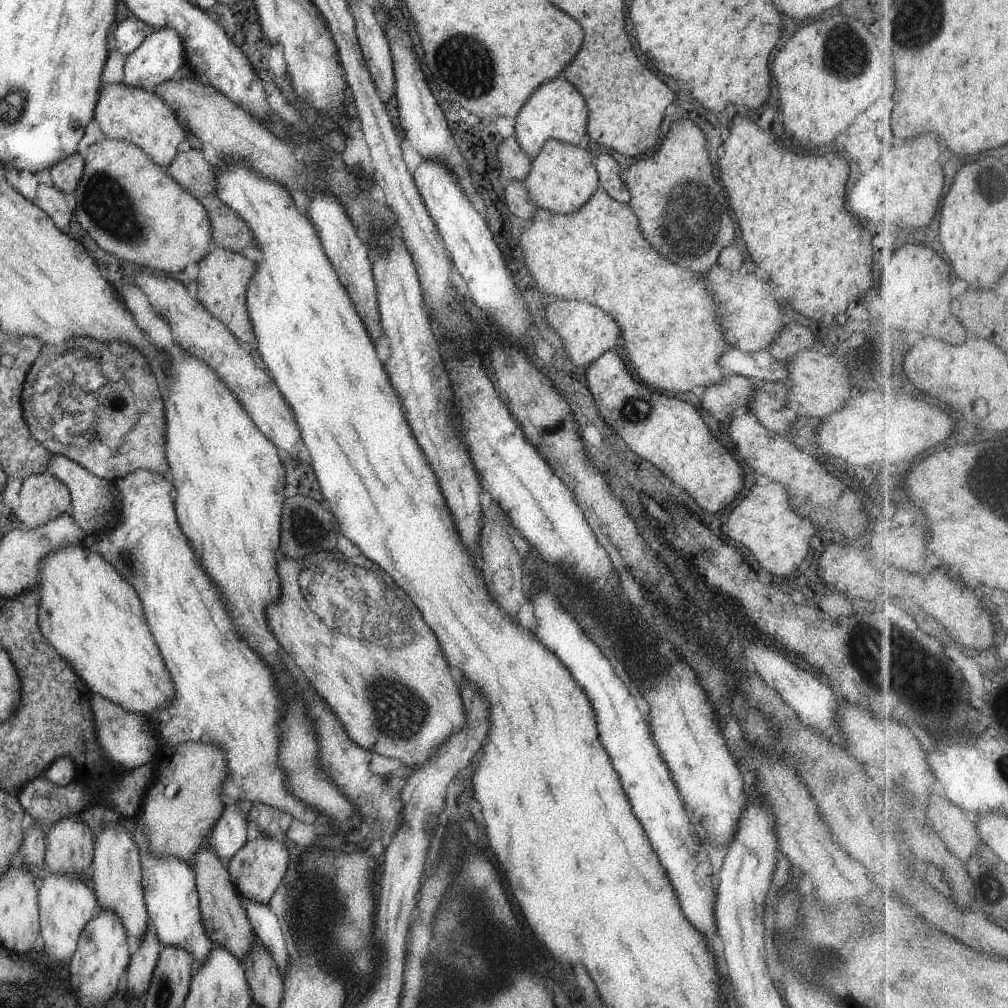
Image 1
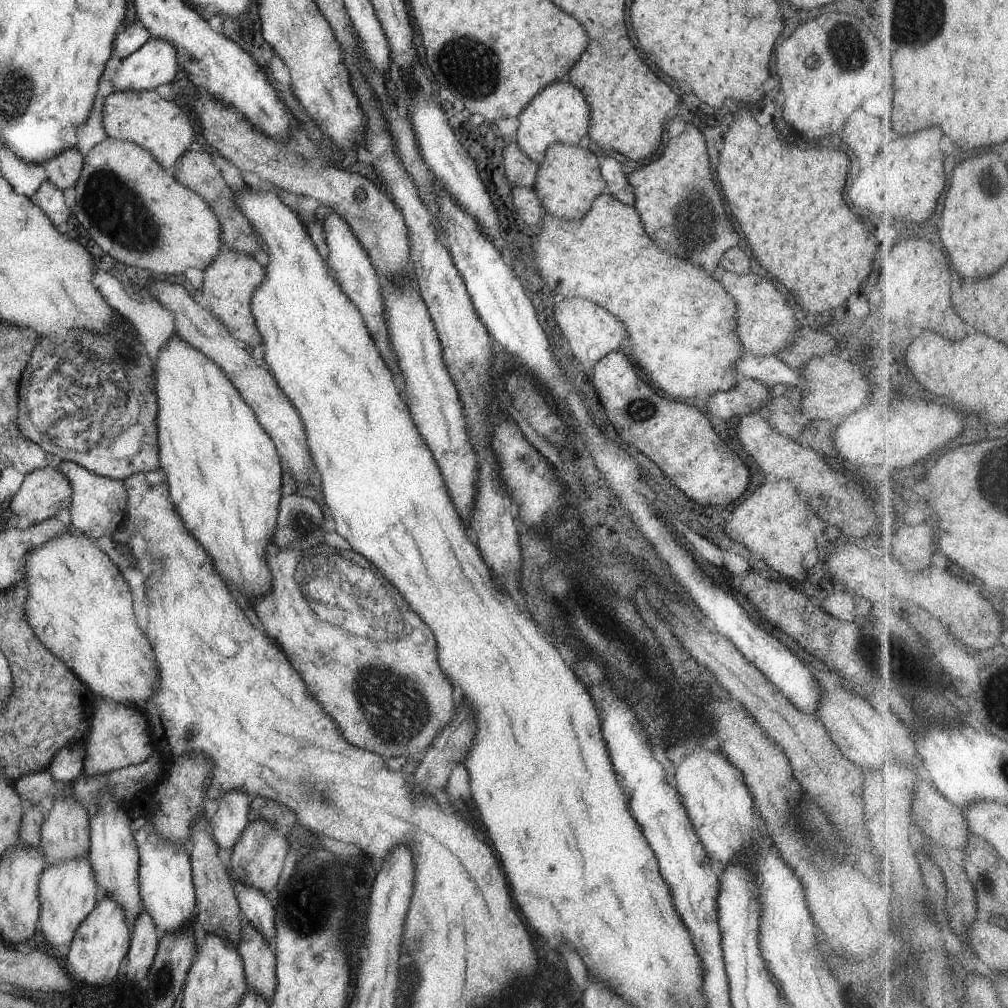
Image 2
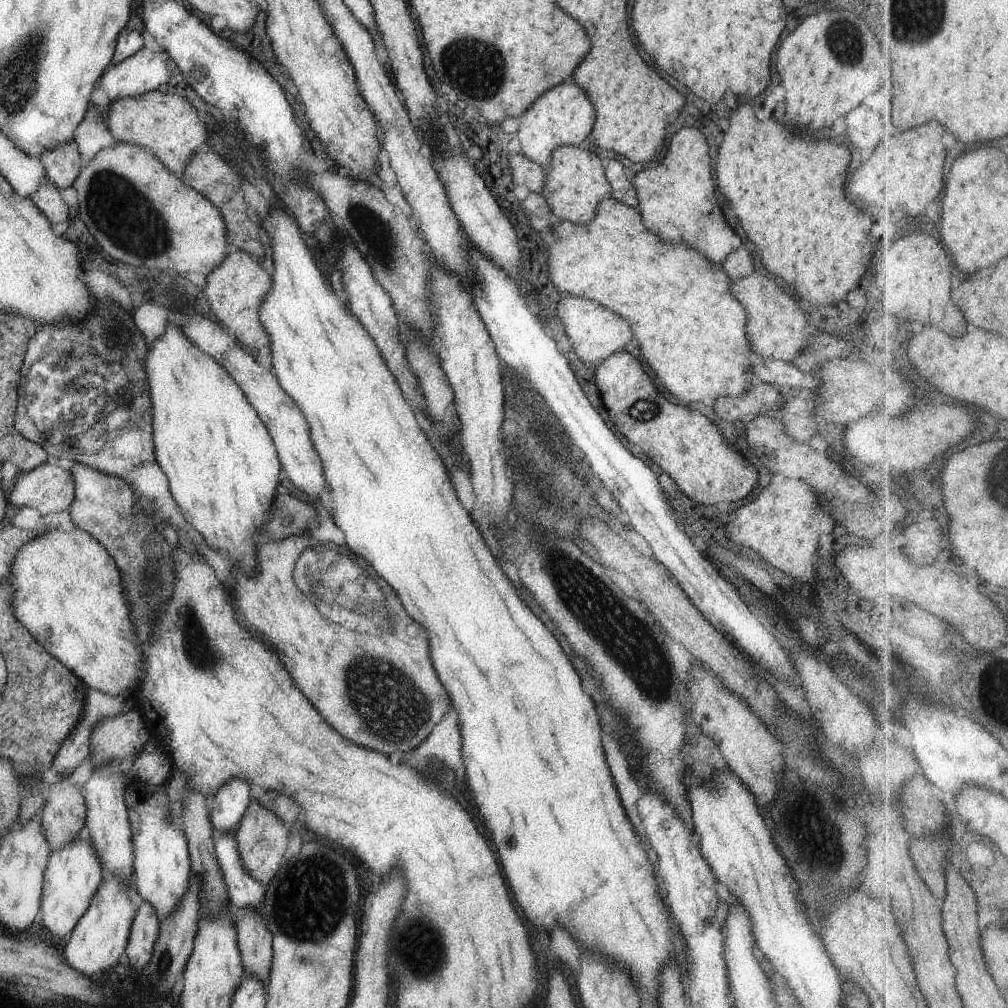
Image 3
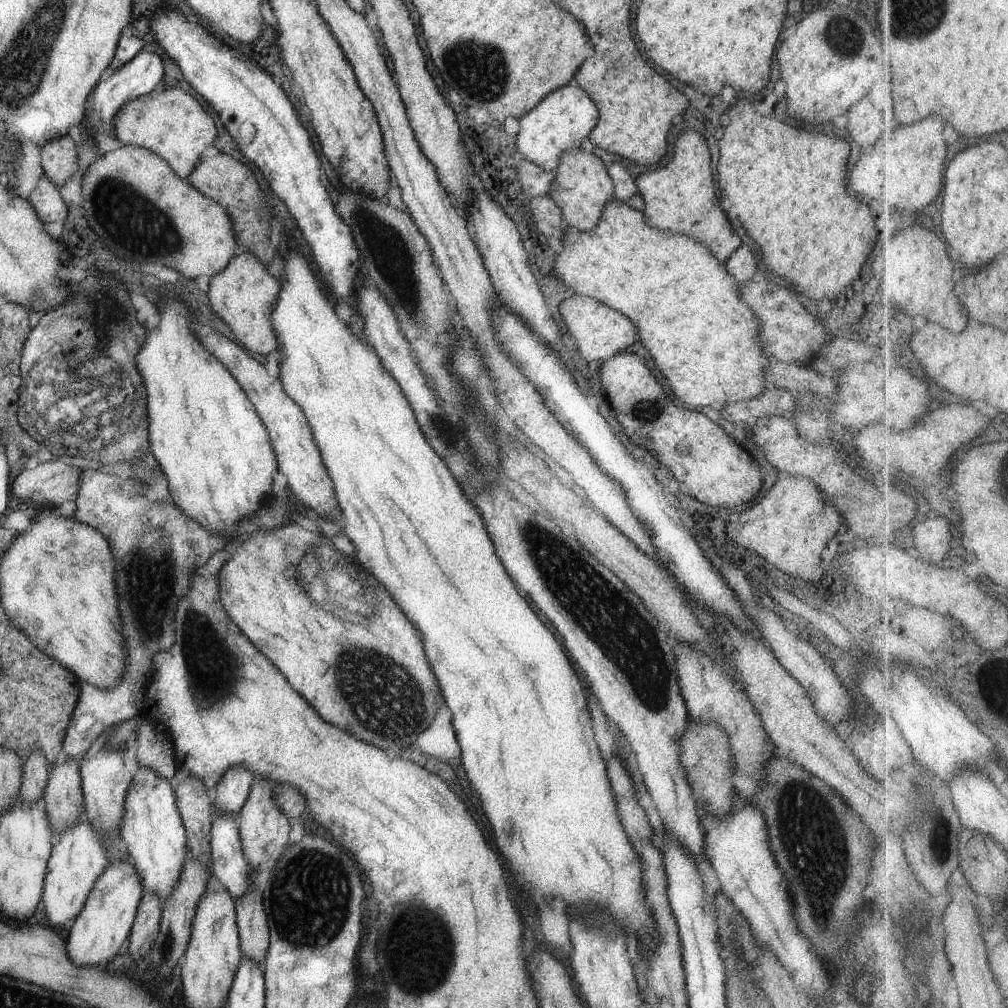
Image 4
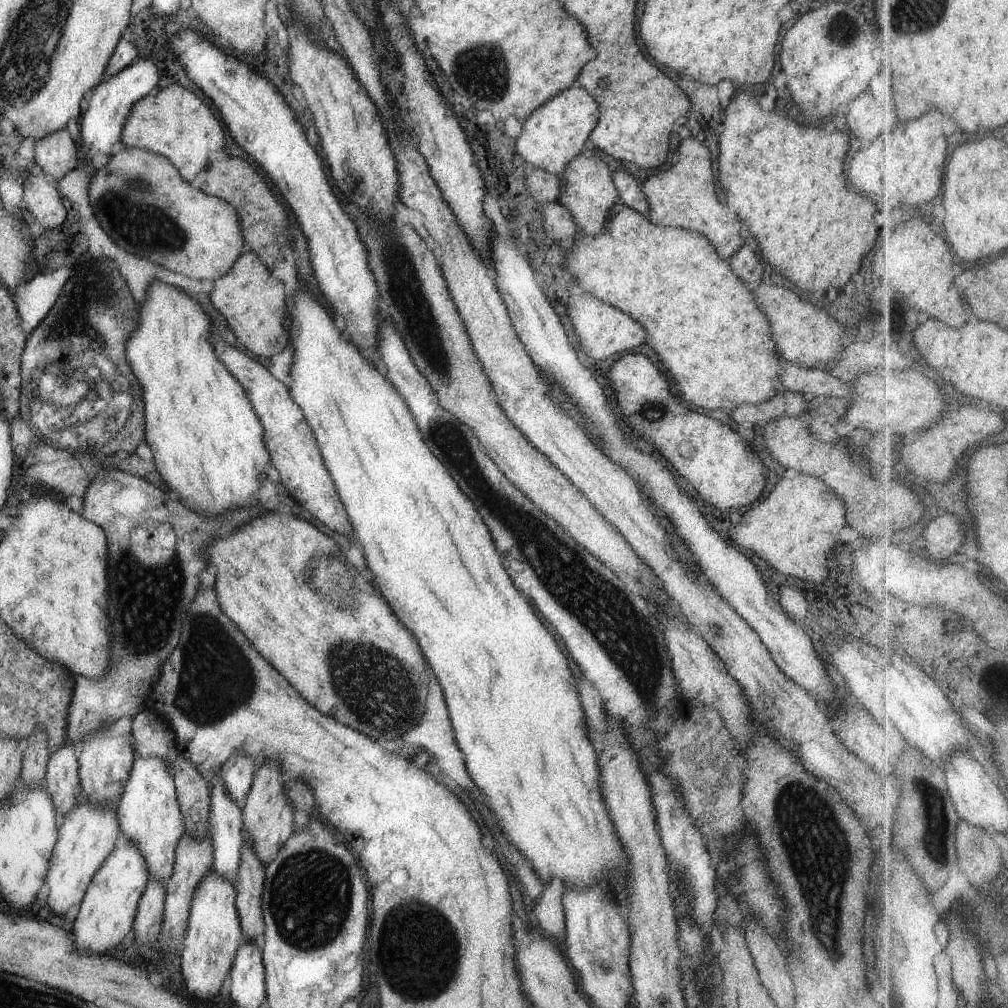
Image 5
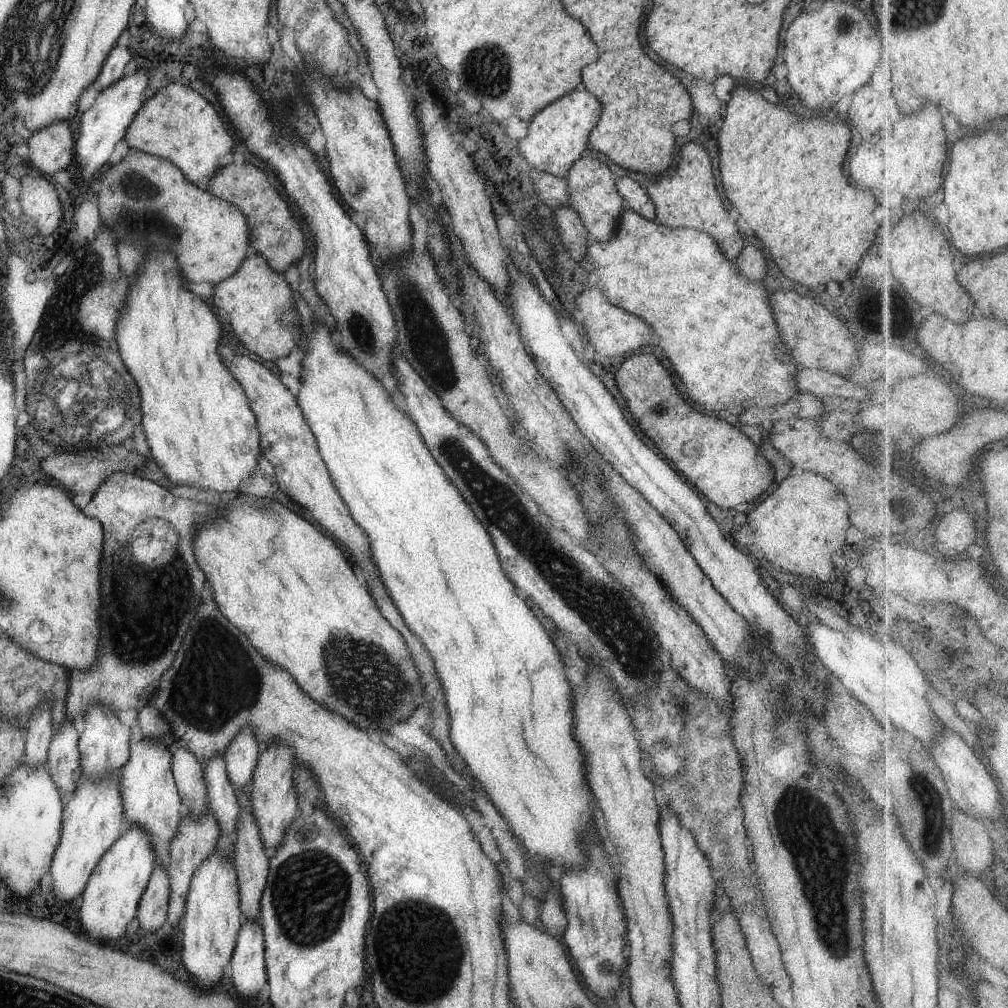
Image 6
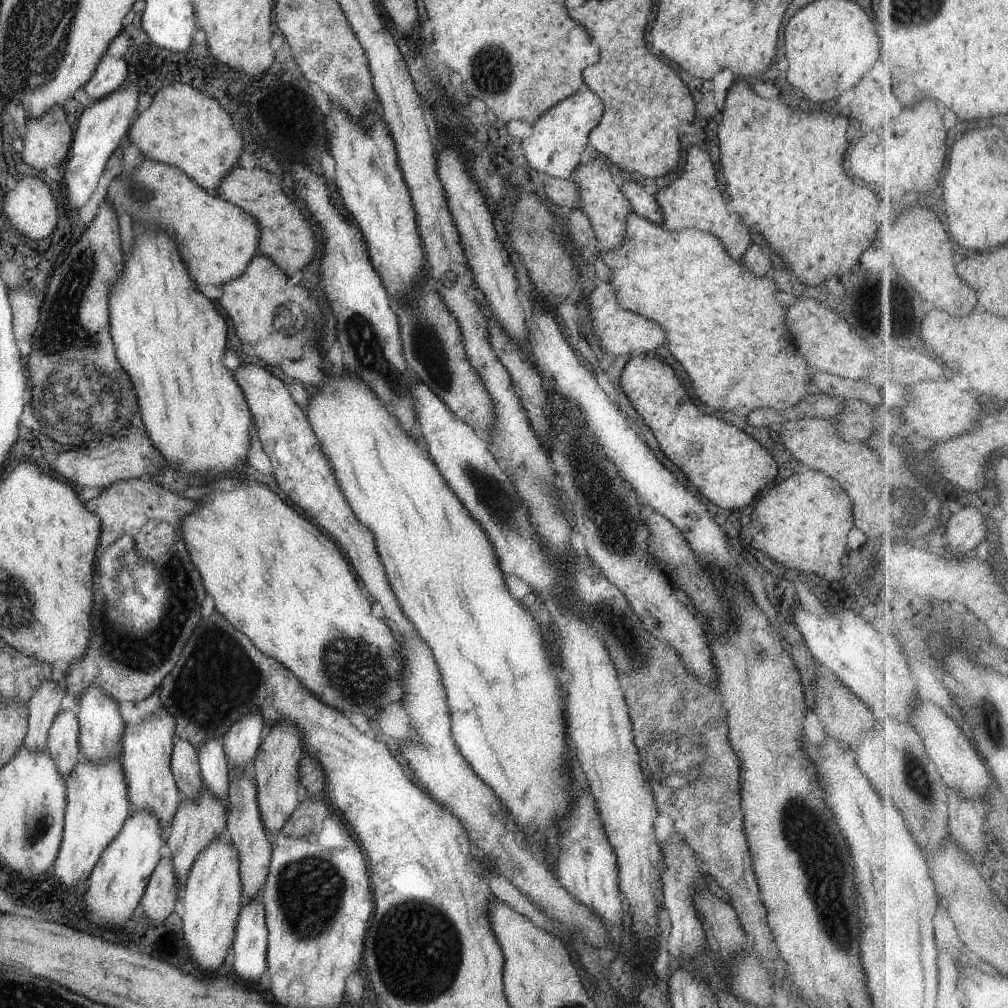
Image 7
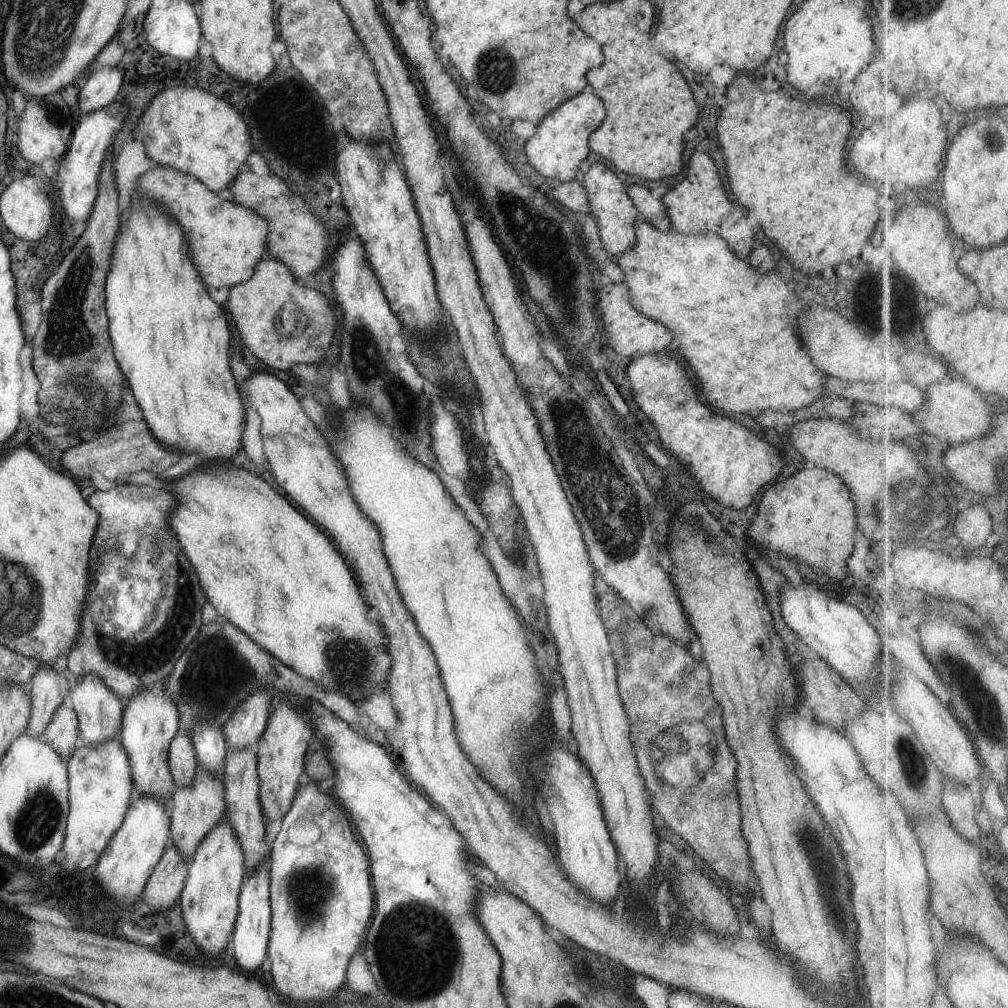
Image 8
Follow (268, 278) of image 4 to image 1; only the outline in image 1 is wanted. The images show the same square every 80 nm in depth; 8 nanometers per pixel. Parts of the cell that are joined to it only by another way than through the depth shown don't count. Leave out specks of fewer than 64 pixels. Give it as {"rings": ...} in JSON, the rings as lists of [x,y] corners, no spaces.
{"rings":[[[214,248],[209,252],[199,264],[199,273],[196,280],[198,301],[200,304],[220,322],[223,322],[228,330],[243,345],[250,345],[255,342],[250,317],[246,306],[246,291],[249,280],[253,277],[256,270],[256,263],[248,260],[241,253],[231,250]]]}

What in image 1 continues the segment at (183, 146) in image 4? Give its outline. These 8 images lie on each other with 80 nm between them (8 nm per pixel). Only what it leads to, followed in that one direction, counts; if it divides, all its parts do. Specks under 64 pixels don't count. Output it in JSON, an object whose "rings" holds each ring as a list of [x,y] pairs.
{"rings":[[[102,82],[93,119],[107,139],[123,140],[138,146],[150,160],[164,168],[172,162],[188,133],[180,126],[177,114],[157,94],[124,83]]]}

